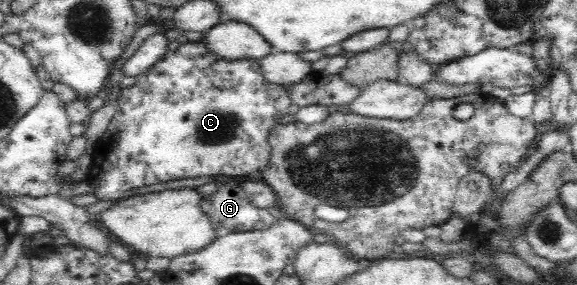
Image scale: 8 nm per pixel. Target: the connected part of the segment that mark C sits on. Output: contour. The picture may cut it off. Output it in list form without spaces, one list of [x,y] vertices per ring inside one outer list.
[[[189,41],[179,46],[175,51],[165,54],[147,72],[140,74],[137,84],[122,89],[117,114],[111,120],[109,129],[97,140],[95,149],[93,149],[91,154],[92,163],[85,179],[88,186],[86,194],[93,194],[101,202],[116,202],[119,199],[124,199],[127,196],[127,192],[133,192],[133,190],[139,190],[139,188],[145,188],[145,186],[155,186],[157,183],[163,184],[163,182],[169,182],[169,180],[209,178],[209,176],[219,176],[219,174],[235,177],[250,174],[256,175],[267,164],[267,157],[271,150],[266,139],[267,133],[271,126],[274,126],[275,123],[282,119],[283,115],[287,114],[290,104],[291,101],[286,91],[286,86],[271,84],[264,80],[259,70],[258,60],[239,59],[225,62],[207,52],[202,42]]]

